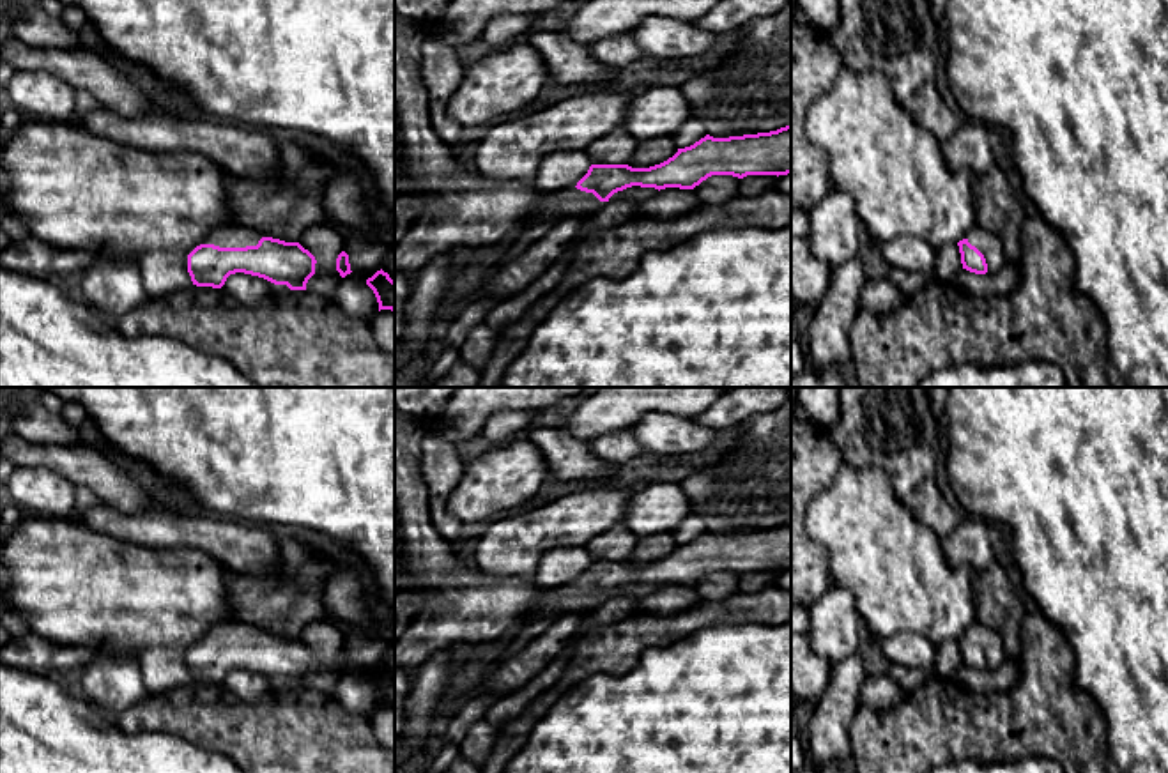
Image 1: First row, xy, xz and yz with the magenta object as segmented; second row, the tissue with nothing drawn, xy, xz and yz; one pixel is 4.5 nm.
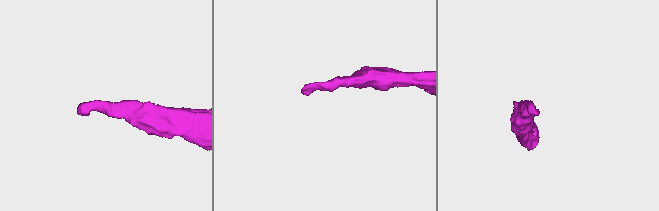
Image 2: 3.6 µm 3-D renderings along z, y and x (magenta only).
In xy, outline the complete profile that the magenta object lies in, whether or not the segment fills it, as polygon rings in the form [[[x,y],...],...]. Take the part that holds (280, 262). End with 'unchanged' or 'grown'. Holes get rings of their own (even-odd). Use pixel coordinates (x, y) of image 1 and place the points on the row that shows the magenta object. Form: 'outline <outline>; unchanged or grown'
outline [[[237,223],[216,228],[188,255],[193,285],[212,288],[221,288],[230,274],[244,272],[290,290],[306,290],[315,264],[299,242],[262,237]]]; grown

